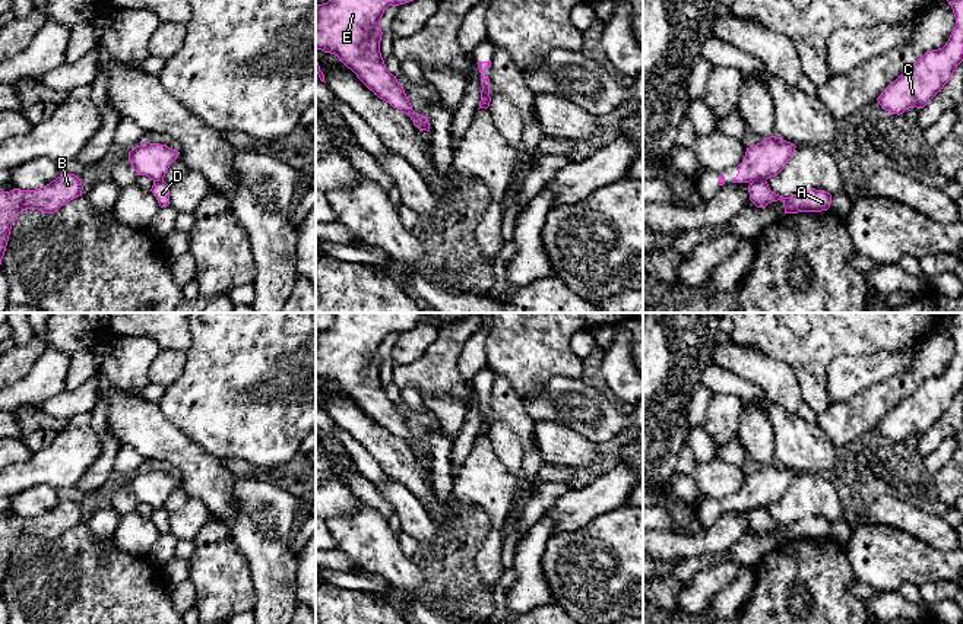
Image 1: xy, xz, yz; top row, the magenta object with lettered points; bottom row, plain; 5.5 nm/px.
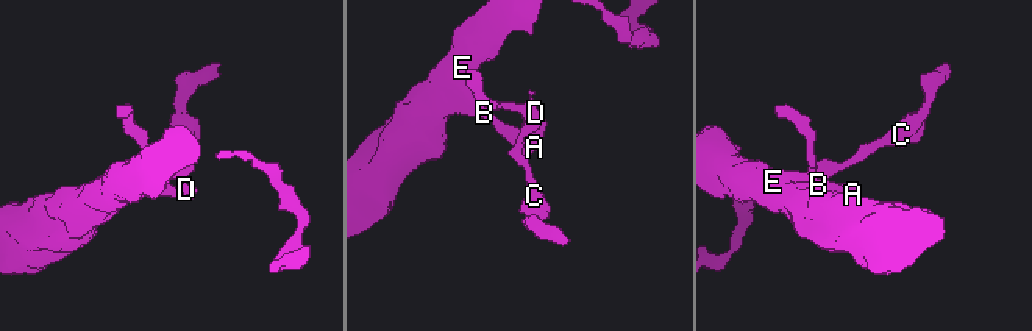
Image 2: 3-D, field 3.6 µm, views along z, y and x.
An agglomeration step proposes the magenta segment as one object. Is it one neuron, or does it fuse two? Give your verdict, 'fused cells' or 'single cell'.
fused cells

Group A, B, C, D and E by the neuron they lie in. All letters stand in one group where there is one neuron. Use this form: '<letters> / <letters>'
A B D E / C

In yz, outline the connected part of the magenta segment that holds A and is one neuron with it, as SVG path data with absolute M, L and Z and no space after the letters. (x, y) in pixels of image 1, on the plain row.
M754 507L748 513L750 528L757 535L766 535L772 529L782 528L785 541L798 539L821 539L827 538L831 530L831 522L824 517L810 516L793 522L791 525L782 525L770 517L766 507Z

